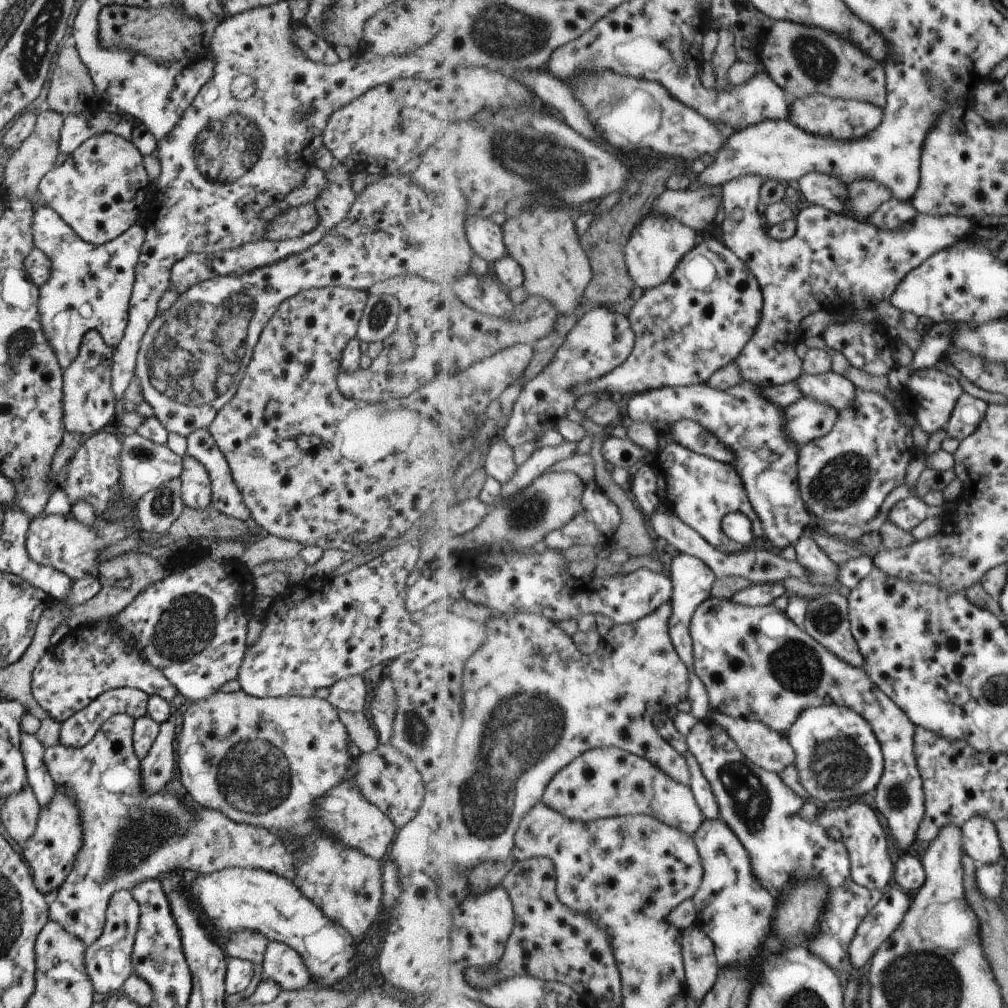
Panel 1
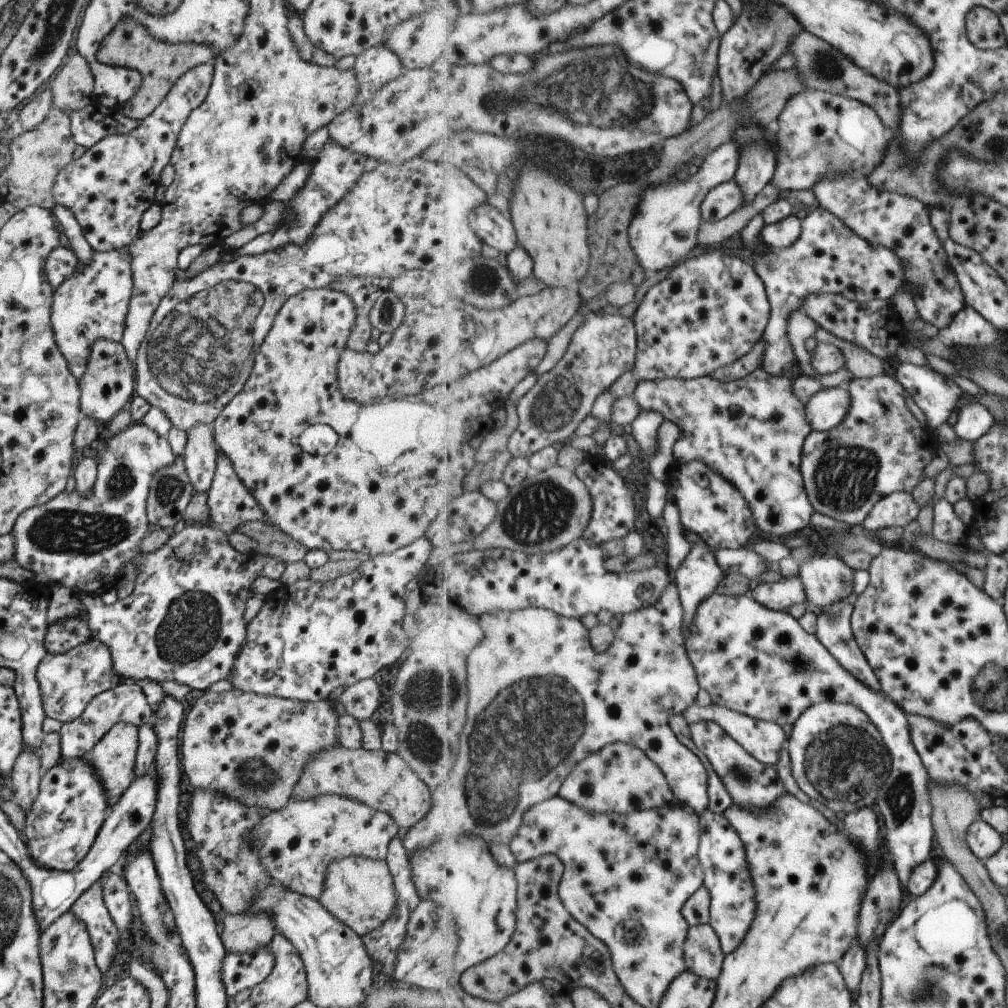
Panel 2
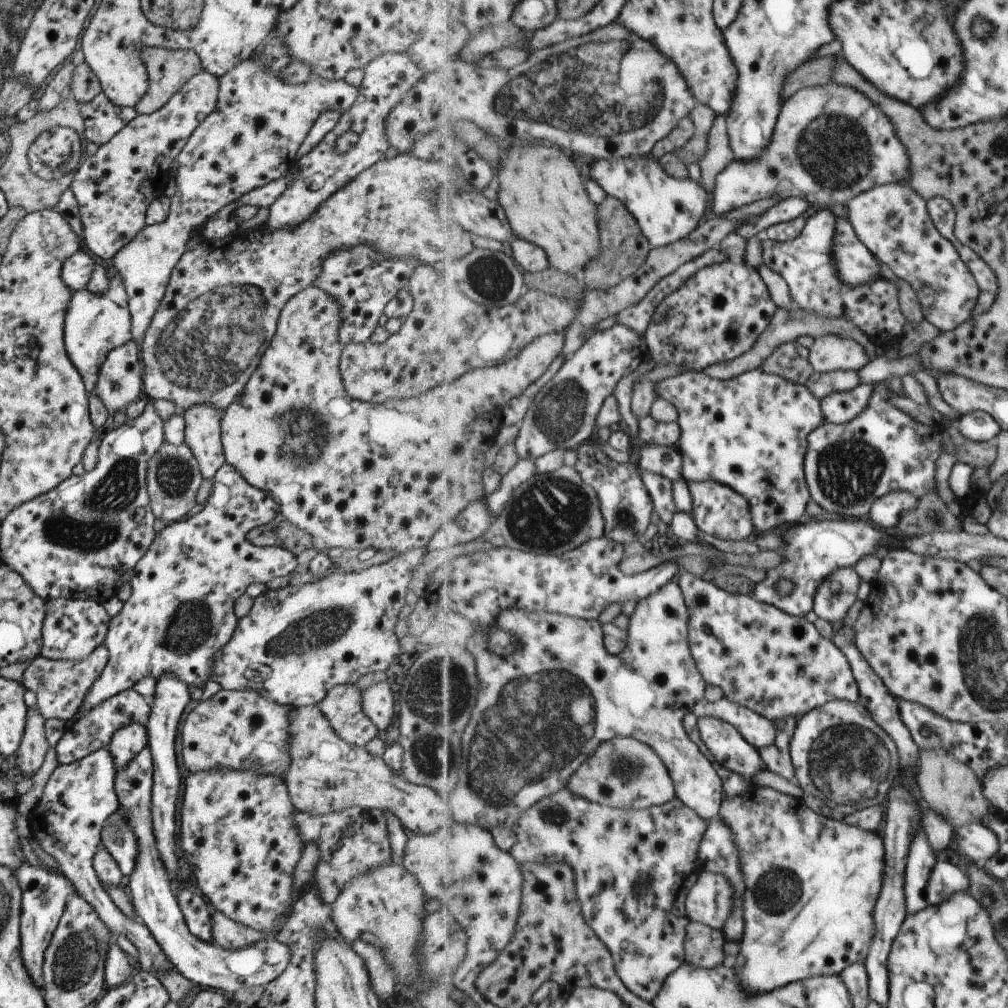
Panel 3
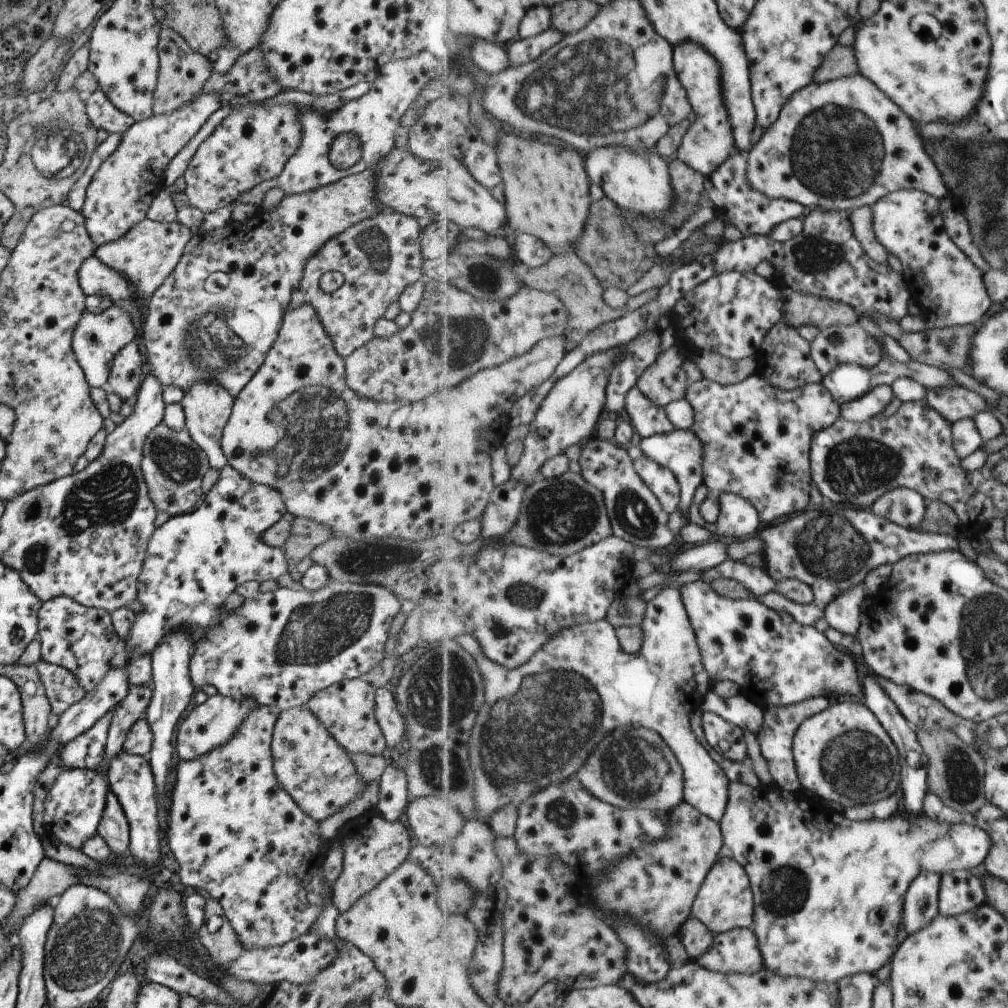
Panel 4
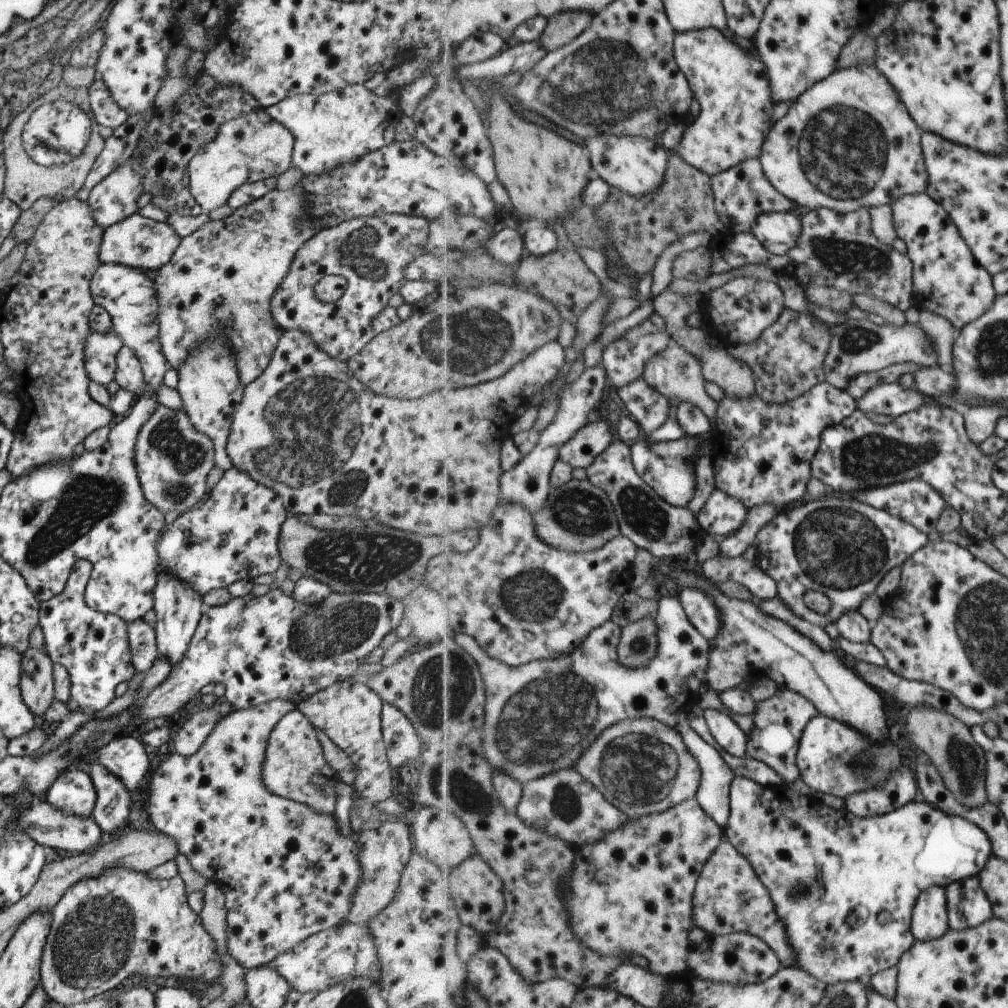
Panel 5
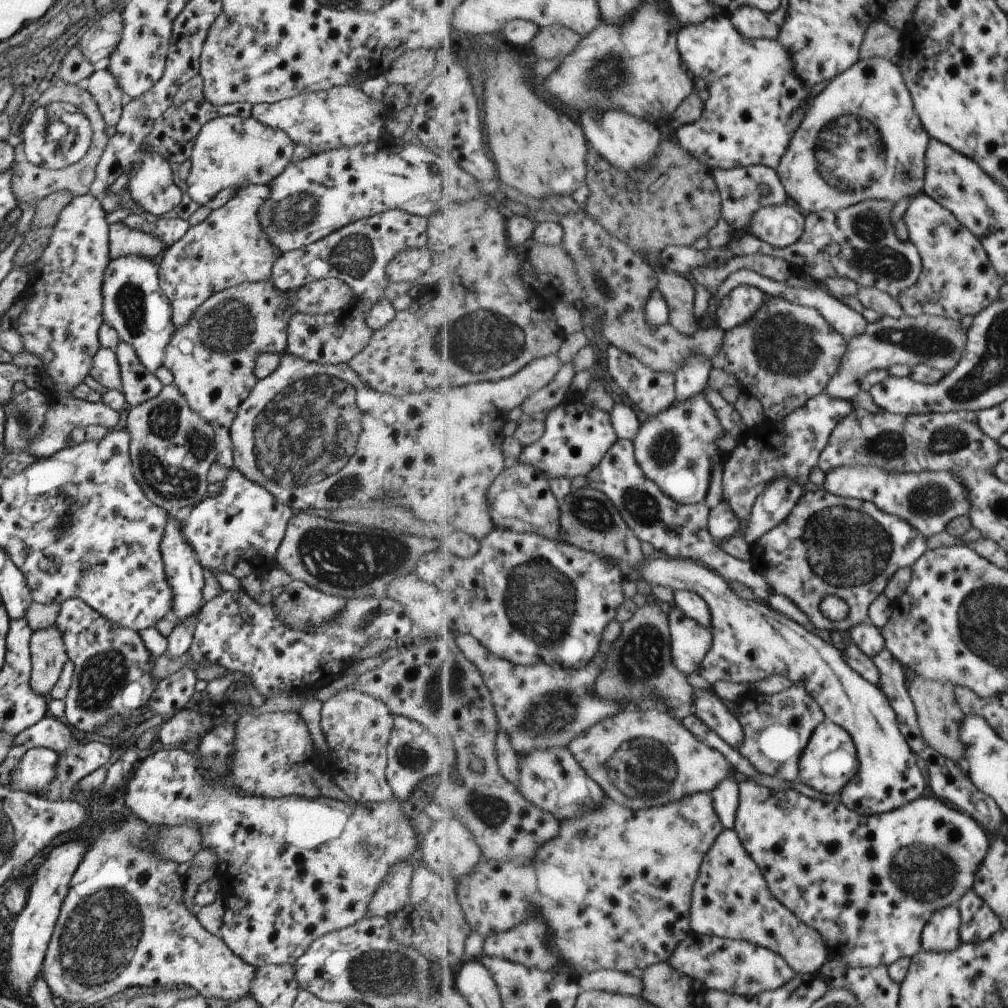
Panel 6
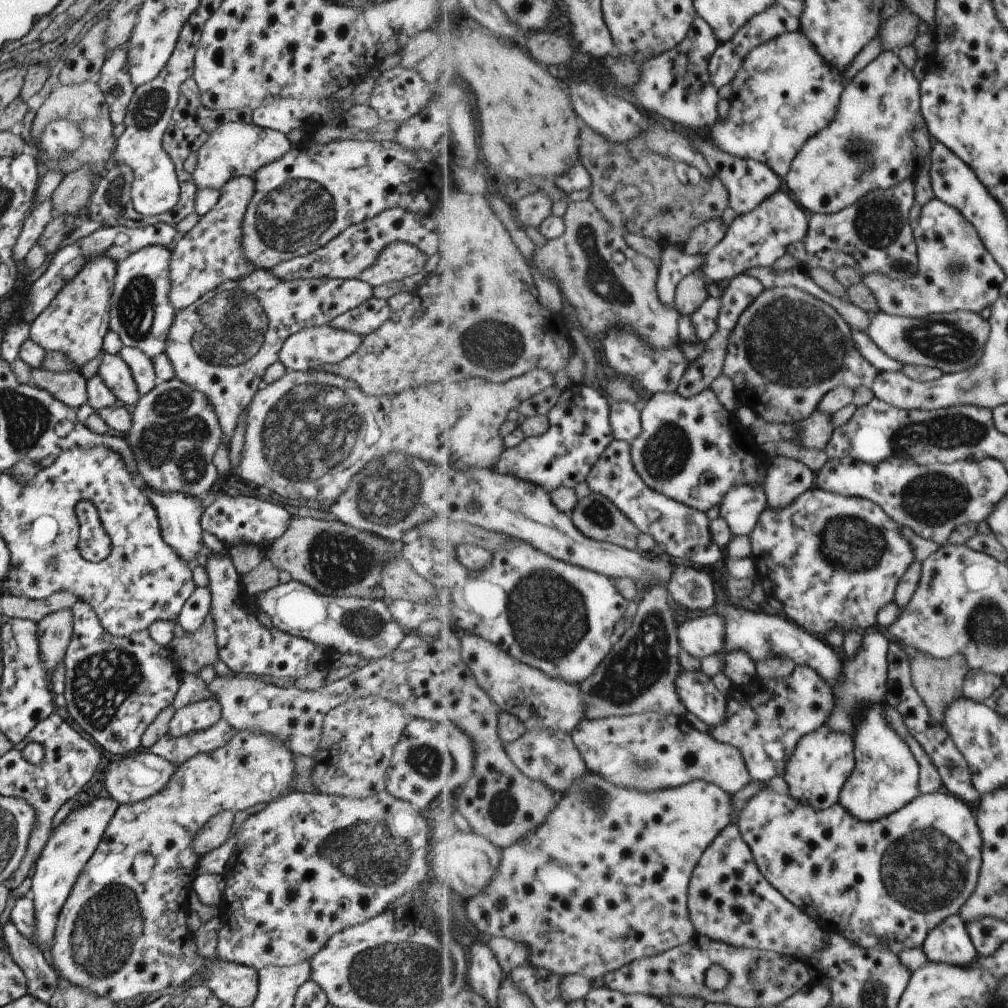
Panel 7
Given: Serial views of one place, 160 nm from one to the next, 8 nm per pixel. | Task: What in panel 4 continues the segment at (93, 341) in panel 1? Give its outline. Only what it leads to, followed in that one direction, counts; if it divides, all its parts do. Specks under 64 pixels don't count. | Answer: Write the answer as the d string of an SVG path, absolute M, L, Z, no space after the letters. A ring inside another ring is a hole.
M134 341L128 342L113 357L105 390L117 394L121 402L133 405L143 377L143 356L137 351Z

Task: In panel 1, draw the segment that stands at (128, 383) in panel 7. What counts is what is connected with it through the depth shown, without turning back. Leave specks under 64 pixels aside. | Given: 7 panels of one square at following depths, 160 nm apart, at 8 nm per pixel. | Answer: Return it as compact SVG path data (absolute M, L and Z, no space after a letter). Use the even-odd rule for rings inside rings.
M39 200L34 202L32 211L32 245L50 262L49 278L37 287L38 317L48 345L63 370L75 360L87 331L97 331L112 348L121 340L144 229L132 224L117 238L95 246L81 240L54 210Z

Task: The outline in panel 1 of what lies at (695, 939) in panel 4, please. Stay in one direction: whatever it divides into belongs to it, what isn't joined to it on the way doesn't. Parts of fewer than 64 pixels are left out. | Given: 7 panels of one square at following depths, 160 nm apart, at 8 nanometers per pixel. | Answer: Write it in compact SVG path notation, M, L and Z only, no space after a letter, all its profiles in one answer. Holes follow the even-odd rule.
M693 926L681 936L686 968L686 988L698 1003L703 1002L719 980L721 966L716 957L716 946L706 929Z

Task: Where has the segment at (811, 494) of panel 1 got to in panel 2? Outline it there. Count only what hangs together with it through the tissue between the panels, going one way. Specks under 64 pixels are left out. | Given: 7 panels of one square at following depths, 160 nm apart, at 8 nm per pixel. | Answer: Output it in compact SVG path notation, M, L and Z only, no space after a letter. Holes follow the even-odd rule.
M879 375L868 379L845 377L845 385L852 394L852 408L847 418L833 430L815 431L806 438L802 473L808 497L816 512L843 522L848 528L858 529L875 505L897 491L913 492L926 477L931 461L940 445L928 427L919 424L907 408L905 387L894 377Z

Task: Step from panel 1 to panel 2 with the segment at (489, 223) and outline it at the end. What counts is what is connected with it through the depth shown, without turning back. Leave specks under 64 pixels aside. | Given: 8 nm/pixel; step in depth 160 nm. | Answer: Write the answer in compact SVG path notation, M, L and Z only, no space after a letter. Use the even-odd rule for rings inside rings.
M483 203L470 214L470 225L477 236L493 248L497 248L506 256L512 253L520 242L517 242L517 232L511 222L499 208Z

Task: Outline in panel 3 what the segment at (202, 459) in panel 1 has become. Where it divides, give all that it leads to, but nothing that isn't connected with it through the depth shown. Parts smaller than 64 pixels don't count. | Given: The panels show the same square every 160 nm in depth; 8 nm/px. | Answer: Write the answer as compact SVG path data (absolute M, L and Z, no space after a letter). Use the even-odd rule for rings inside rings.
M223 463L215 471L212 478L212 485L209 496L204 502L203 506L199 506L191 514L184 519L165 525L153 537L149 548L145 551L145 554L137 561L134 566L131 578L129 580L131 586L131 595L128 600L123 602L122 609L113 617L108 620L108 631L106 632L103 645L107 649L108 659L105 663L104 669L99 673L99 676L93 681L90 689L84 694L83 701L81 701L79 710L74 714L72 720L75 721L84 717L91 711L96 704L110 699L112 696L119 694L121 691L133 688L134 684L143 677L150 676L156 679L163 673L173 673L174 677L177 677L181 682L186 685L194 687L203 687L203 684L208 680L210 673L210 666L212 665L212 658L215 653L219 653L220 648L229 640L232 636L233 629L235 628L237 617L233 613L233 602L235 598L241 596L244 593L245 588L249 584L257 582L257 584L265 584L273 578L285 578L285 576L291 576L296 566L296 557L294 557L287 549L284 549L279 544L275 544L270 547L256 547L252 545L247 539L246 534L249 529L261 526L267 526L273 524L279 518L278 506L276 502L267 493L262 490L247 484L246 480L227 463Z

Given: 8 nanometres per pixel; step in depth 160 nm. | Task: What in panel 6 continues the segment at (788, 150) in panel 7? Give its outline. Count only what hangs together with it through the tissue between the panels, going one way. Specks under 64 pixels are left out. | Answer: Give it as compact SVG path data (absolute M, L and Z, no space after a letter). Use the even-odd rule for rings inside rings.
M717 14L704 23L681 28L678 32L678 49L690 74L707 80L710 97L701 118L674 133L676 141L712 170L751 165L779 168L805 120L811 102L811 88L806 87L795 73L791 51L779 39L749 40L736 29L730 17Z

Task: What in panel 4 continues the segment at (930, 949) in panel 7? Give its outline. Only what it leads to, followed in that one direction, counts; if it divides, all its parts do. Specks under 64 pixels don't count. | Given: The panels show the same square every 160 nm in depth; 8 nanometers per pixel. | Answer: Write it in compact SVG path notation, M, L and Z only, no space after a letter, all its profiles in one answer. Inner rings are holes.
M922 871L914 879L905 897L904 925L908 934L915 934L940 914L940 890L942 875Z

